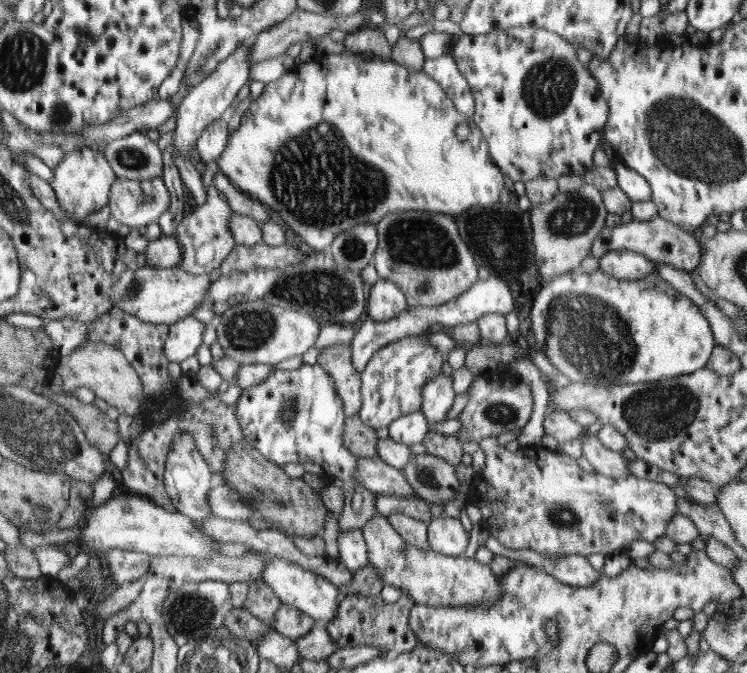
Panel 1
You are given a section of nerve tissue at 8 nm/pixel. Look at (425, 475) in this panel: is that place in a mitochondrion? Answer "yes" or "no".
yes

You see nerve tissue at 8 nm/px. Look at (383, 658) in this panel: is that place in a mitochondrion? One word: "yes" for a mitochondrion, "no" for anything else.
no

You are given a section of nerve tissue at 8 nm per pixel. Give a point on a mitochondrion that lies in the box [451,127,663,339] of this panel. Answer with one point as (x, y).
(575, 216)

